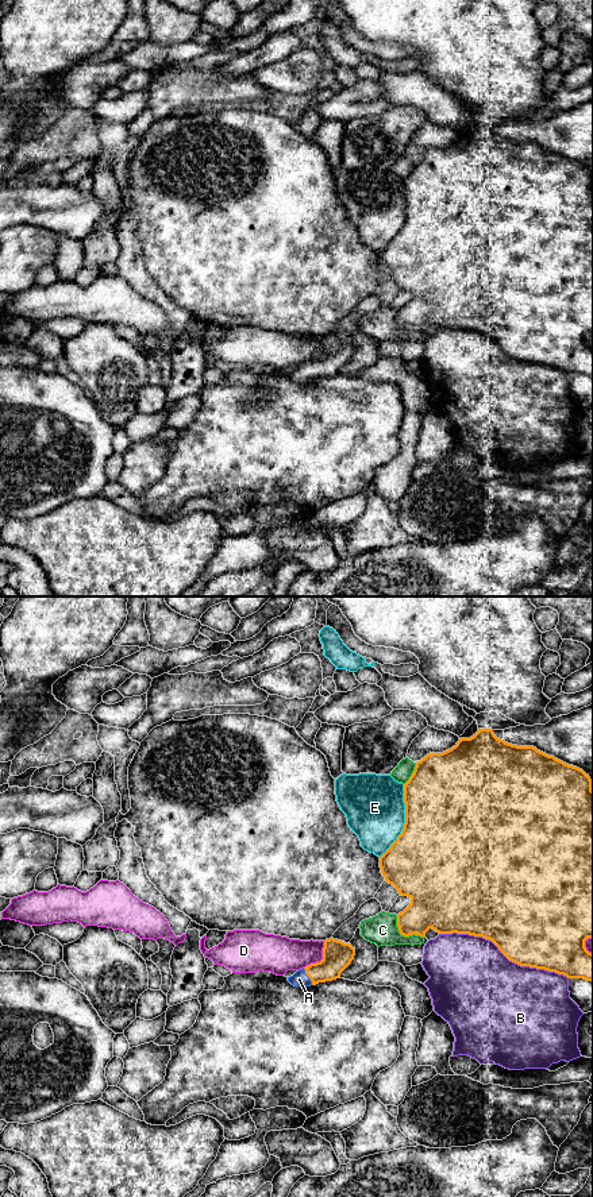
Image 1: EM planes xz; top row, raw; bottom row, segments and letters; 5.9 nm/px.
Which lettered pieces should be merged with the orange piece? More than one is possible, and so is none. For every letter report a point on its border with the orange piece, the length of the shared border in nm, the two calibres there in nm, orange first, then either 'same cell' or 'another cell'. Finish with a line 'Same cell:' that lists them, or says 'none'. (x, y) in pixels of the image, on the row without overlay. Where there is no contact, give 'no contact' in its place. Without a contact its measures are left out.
A: contact xz (307, 370); length 120 nm; calibres 180 and 90 nm; same cell
B: contact xz (504, 350); length 800 nm; calibres 500 and 500 nm; another cell
C: contact xz (403, 329); length 220 nm; calibres 280 and 180 nm; another cell
D: contact xz (323, 354); length 200 nm; calibres 180 and 200 nm; another cell
E: contact xz (405, 216); length 460 nm; calibres 500 and 360 nm; another cell
Same cell: A

